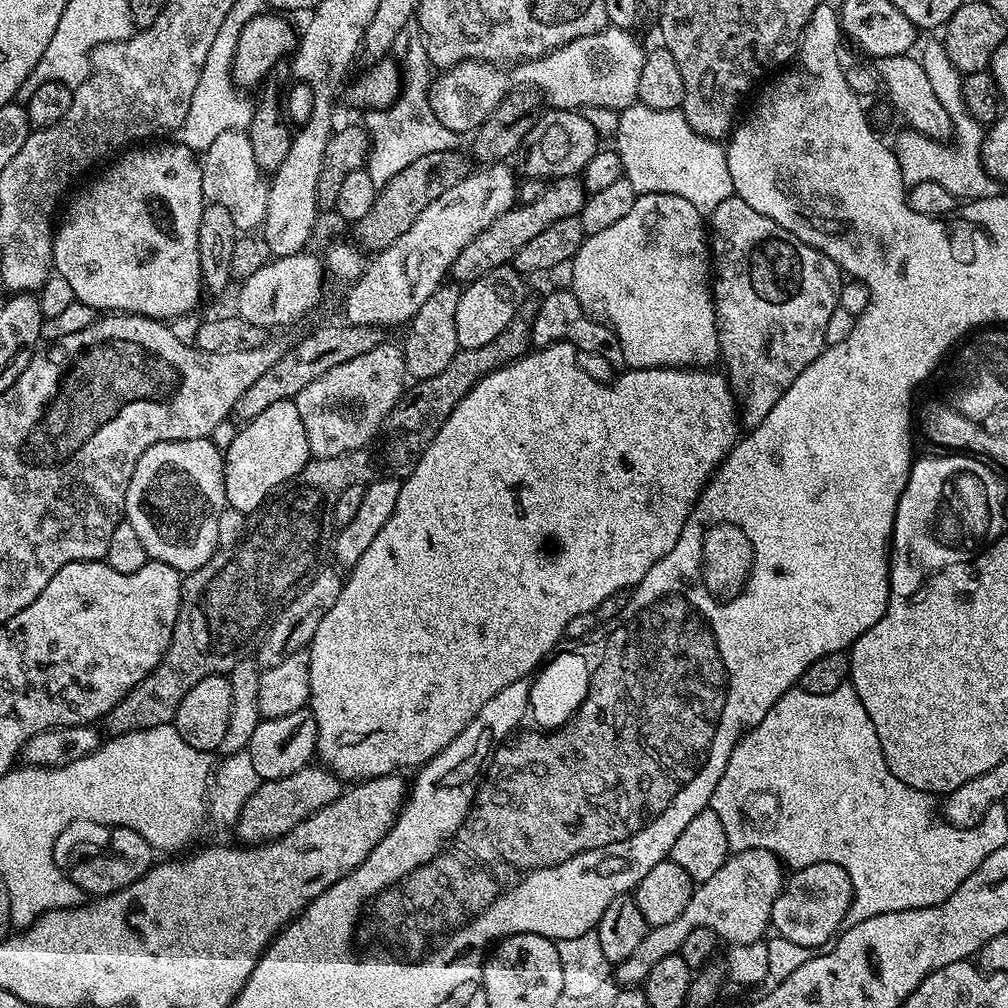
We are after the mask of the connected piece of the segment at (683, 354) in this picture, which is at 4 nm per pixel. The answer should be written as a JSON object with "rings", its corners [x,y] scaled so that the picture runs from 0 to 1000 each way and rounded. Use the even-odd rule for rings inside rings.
{"rings":[[[641,192],[632,193],[629,204],[609,224],[601,224],[601,228],[593,228],[580,233],[571,255],[565,260],[567,266],[567,282],[565,288],[573,296],[573,300],[583,313],[603,322],[611,332],[610,340],[615,341],[615,349],[619,352],[623,365],[702,365],[715,356],[714,340],[710,330],[710,304],[706,300],[706,283],[704,281],[704,234],[700,229],[699,215],[695,214],[681,196],[673,196],[673,192]]]}

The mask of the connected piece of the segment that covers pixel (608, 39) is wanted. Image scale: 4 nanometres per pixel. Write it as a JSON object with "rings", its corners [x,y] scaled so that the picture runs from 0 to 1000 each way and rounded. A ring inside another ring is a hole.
{"rings":[[[604,26],[543,52],[533,60],[519,61],[507,70],[483,60],[463,60],[439,68],[438,73],[430,78],[425,100],[431,113],[435,113],[435,121],[453,133],[471,132],[510,84],[531,87],[543,102],[545,99],[548,107],[604,107],[615,111],[632,102],[633,77],[637,74],[641,51],[640,45],[635,45],[627,35],[626,31]],[[504,71],[508,71],[508,75]]]}

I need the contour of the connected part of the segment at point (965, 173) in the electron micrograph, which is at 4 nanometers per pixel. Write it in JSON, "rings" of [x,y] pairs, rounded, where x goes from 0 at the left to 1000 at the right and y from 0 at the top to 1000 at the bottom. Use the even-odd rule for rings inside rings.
{"rings":[[[934,39],[921,41],[915,52],[911,54],[913,64],[930,94],[931,101],[942,113],[944,123],[944,142],[925,139],[914,134],[913,131],[897,129],[887,142],[887,150],[895,169],[898,186],[915,183],[929,183],[941,188],[949,198],[973,198],[976,195],[993,193],[994,185],[991,180],[980,174],[972,161],[972,151],[976,140],[977,126],[970,122],[958,107],[957,97],[954,95],[953,81],[955,74],[942,62],[938,46]]]}

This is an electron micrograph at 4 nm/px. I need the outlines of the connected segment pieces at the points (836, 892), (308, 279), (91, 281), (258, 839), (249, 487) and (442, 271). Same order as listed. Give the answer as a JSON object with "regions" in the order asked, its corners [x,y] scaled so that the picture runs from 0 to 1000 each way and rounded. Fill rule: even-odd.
{"regions":[[[[812,855],[808,859],[791,861],[779,872],[778,881],[768,895],[765,920],[769,928],[793,938],[813,942],[833,925],[832,916],[839,911],[844,894],[845,872],[835,859],[827,859],[827,855]]],[[[305,249],[295,250],[293,254],[276,254],[267,257],[265,262],[260,264],[253,272],[248,272],[237,283],[238,291],[234,294],[233,313],[239,313],[244,319],[252,323],[269,327],[278,325],[281,321],[290,321],[293,317],[301,315],[305,310],[310,310],[313,306],[313,301],[317,298],[317,293],[321,290],[321,274],[323,275],[323,263],[316,253],[306,254]]],[[[167,141],[156,142],[159,143],[156,147],[135,145],[115,157],[120,157],[120,159],[112,158],[110,160],[112,163],[104,169],[103,175],[97,176],[84,190],[79,190],[72,196],[71,203],[67,206],[68,214],[61,222],[59,219],[52,236],[52,265],[55,273],[65,276],[65,280],[69,280],[69,285],[72,286],[78,301],[96,308],[106,308],[111,312],[147,313],[151,317],[160,319],[170,318],[172,314],[177,313],[193,311],[197,307],[198,290],[201,291],[203,289],[196,256],[196,226],[204,203],[200,192],[200,169],[198,168],[195,152],[188,150],[182,141],[175,141],[175,143],[163,142]]],[[[307,760],[292,768],[284,768],[284,772],[261,775],[256,784],[244,794],[244,800],[240,800],[238,809],[232,814],[234,829],[238,832],[235,834],[249,839],[288,827],[292,819],[319,804],[319,800],[327,800],[327,796],[334,794],[341,785],[342,775],[320,760]]],[[[293,397],[272,399],[272,403],[264,403],[256,415],[245,418],[235,428],[234,434],[222,448],[222,481],[224,482],[225,503],[243,510],[250,510],[271,488],[292,474],[306,461],[308,449],[304,438],[304,423],[300,423],[300,414],[296,412],[296,403]]],[[[497,161],[477,166],[477,171],[465,170],[454,185],[448,185],[419,208],[403,231],[382,249],[374,251],[361,271],[353,275],[341,298],[340,316],[346,321],[382,327],[388,326],[388,321],[404,322],[409,313],[419,308],[419,300],[441,281],[450,257],[458,252],[458,247],[470,240],[490,216],[502,212],[502,208],[513,201],[514,175],[504,165]]]]}

